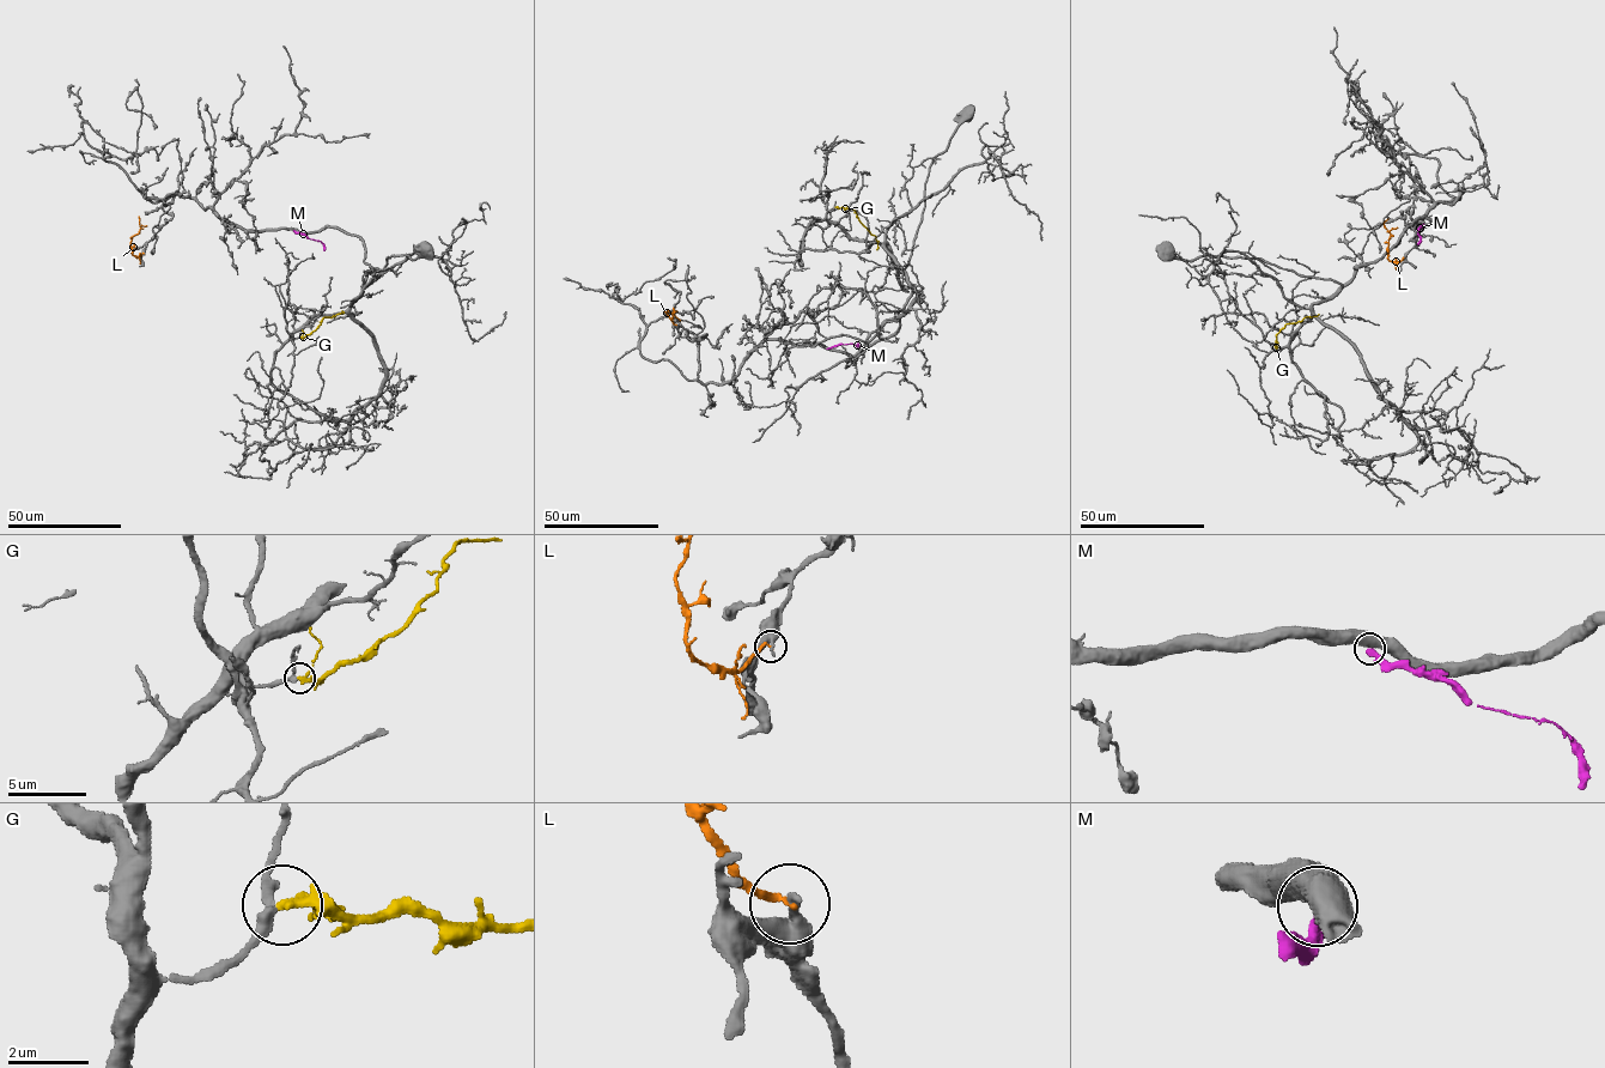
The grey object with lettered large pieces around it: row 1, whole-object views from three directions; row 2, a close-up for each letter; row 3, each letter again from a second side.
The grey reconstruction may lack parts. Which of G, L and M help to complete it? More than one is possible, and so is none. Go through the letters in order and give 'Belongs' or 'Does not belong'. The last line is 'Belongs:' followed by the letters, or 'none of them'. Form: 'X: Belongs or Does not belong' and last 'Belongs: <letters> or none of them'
G: Does not belong
L: Does not belong
M: Does not belong
Belongs: none of them

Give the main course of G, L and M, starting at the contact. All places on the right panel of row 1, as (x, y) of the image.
G: (1276, 347), (1276, 335), (1286, 323), (1319, 314)
L: (1403, 258), (1399, 261), (1387, 259), (1390, 234), (1384, 223), (1388, 218)
M: (1423, 223), (1417, 244)

